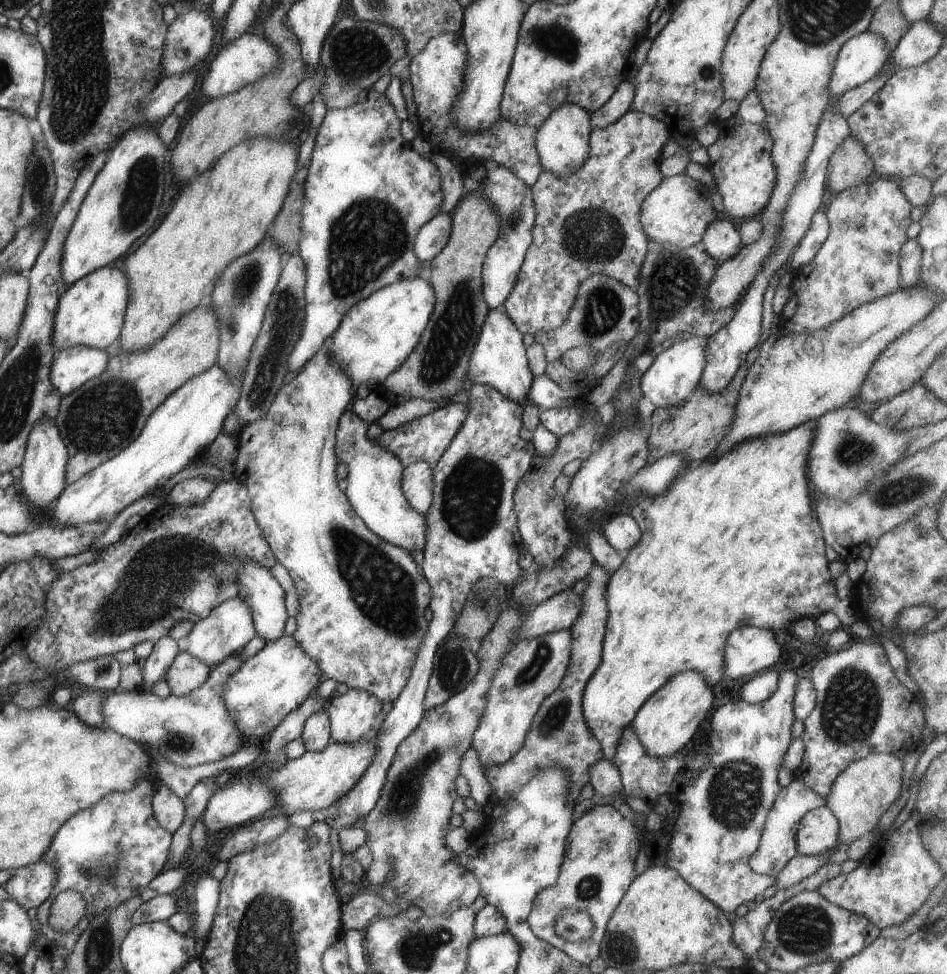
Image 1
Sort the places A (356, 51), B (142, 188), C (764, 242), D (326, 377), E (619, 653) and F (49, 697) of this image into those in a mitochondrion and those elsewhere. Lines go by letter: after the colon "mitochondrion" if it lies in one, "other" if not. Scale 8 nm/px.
A: mitochondrion
B: mitochondrion
C: other
D: other
E: other
F: other

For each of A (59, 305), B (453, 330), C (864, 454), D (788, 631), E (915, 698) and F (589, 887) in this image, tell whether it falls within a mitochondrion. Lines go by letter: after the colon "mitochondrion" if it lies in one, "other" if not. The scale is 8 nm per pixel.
A: other
B: mitochondrion
C: mitochondrion
D: other
E: other
F: mitochondrion

